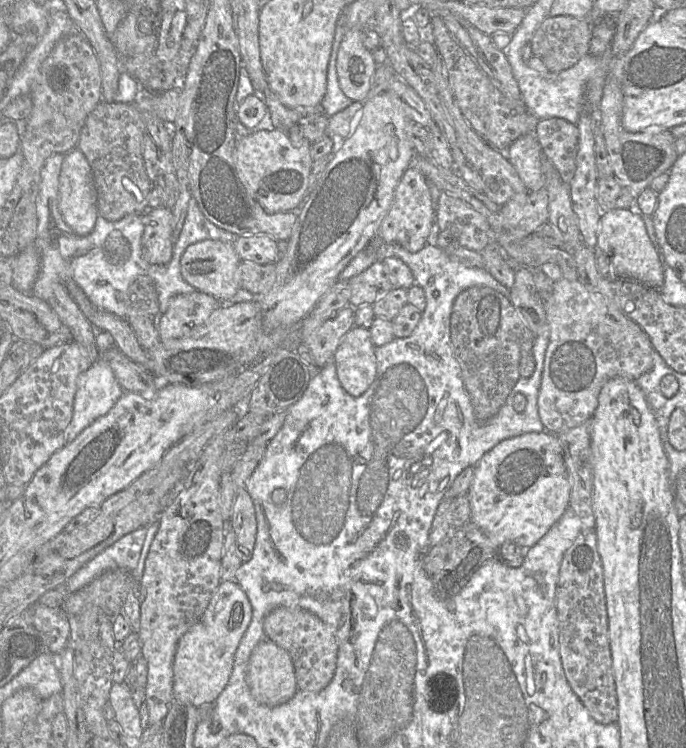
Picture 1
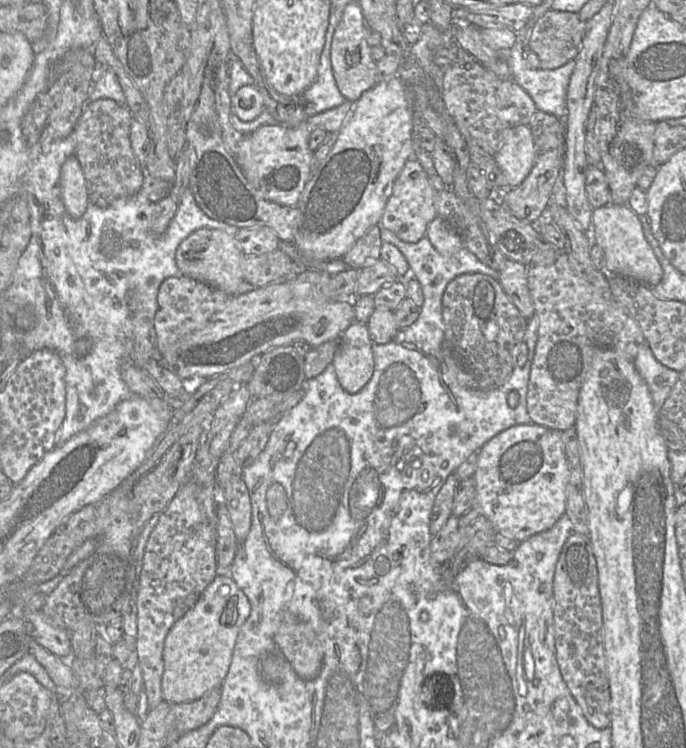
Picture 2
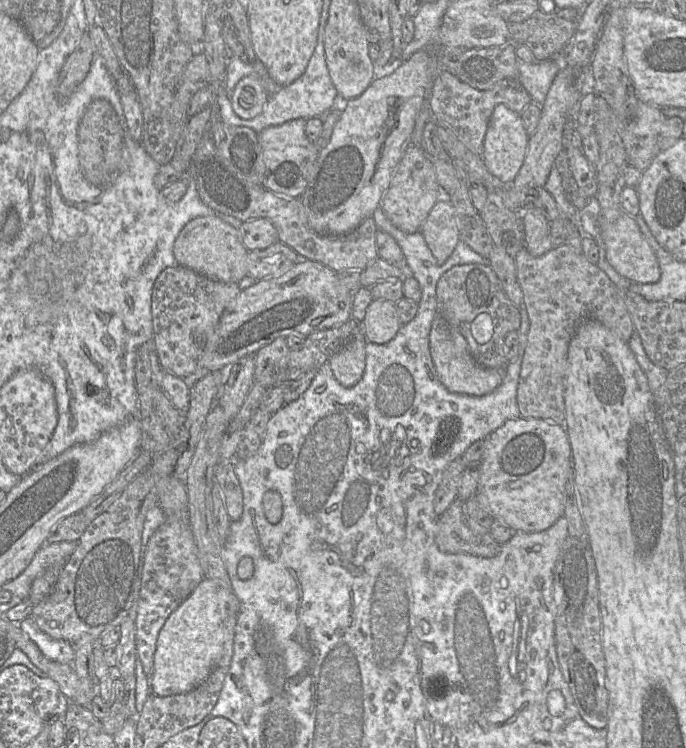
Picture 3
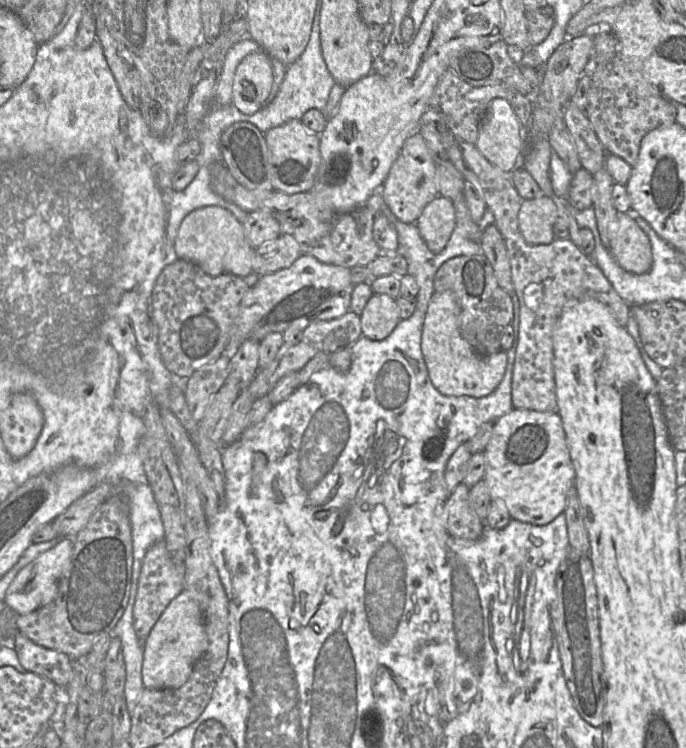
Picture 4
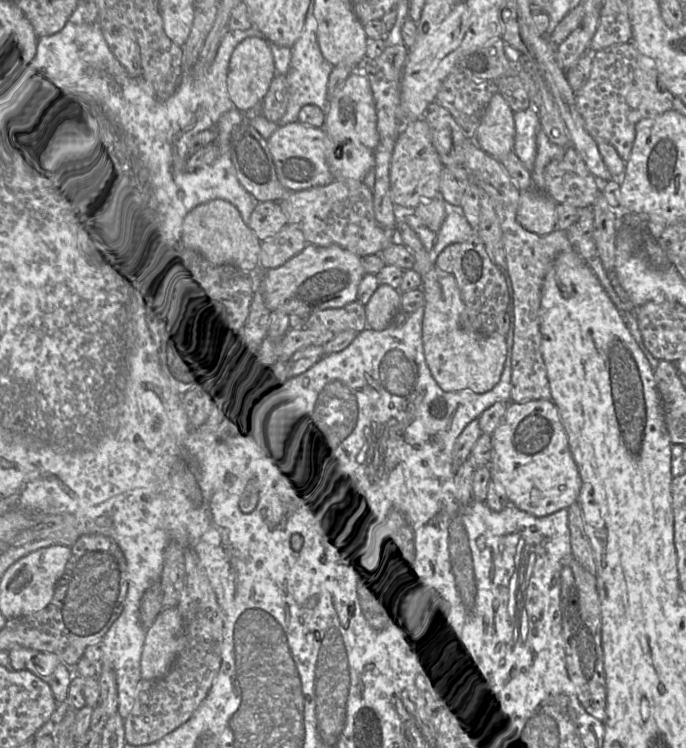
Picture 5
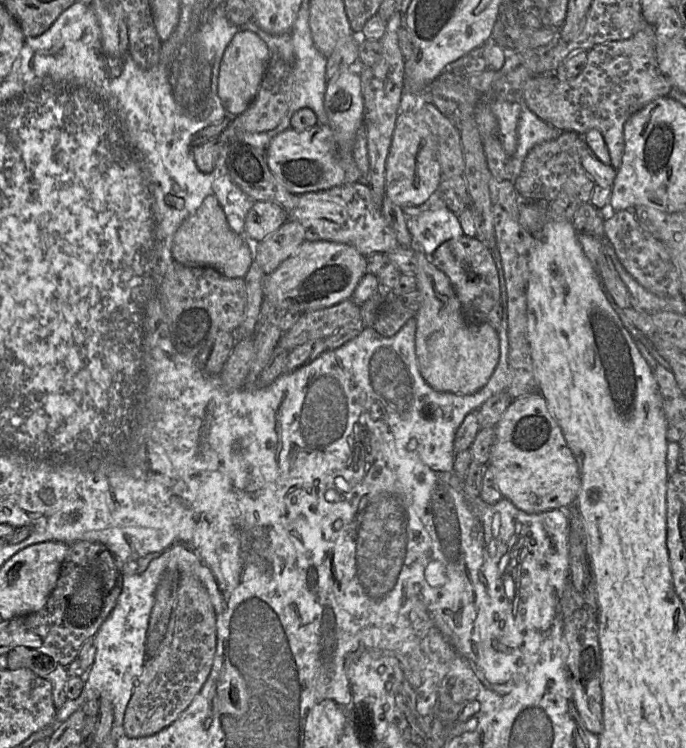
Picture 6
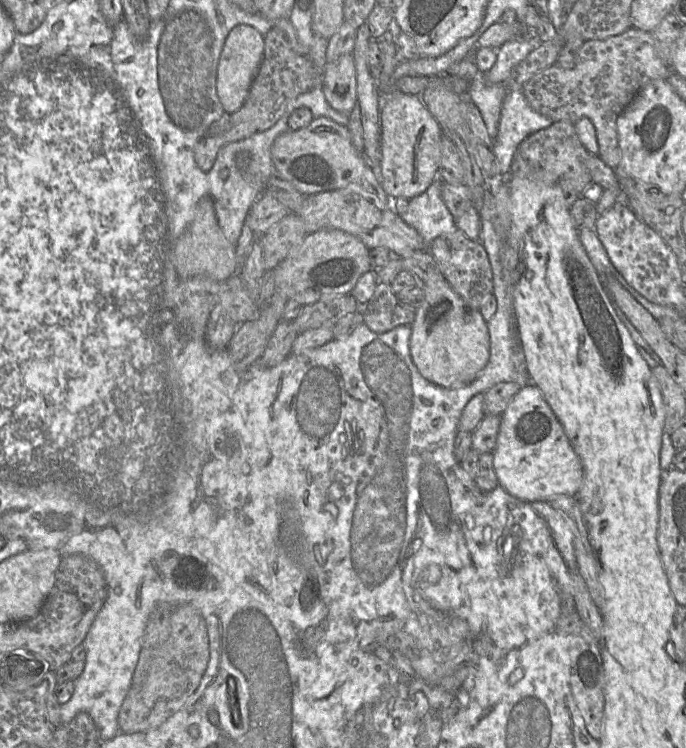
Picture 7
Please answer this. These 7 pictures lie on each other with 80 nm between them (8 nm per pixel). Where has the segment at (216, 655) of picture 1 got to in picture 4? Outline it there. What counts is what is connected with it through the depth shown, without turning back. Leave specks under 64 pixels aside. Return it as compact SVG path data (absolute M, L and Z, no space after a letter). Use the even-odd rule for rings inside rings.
M186 588L165 608L144 645L142 679L145 688L179 688L188 680L195 662L203 655L208 639L202 609Z

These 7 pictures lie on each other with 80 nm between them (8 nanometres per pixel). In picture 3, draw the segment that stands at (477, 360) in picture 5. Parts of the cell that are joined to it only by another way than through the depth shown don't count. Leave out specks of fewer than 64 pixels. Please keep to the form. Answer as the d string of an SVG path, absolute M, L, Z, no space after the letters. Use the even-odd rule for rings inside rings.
M440 315L432 324L429 334L431 357L441 383L453 393L484 396L493 392L502 382L506 368L481 366L471 354L463 335L449 325Z

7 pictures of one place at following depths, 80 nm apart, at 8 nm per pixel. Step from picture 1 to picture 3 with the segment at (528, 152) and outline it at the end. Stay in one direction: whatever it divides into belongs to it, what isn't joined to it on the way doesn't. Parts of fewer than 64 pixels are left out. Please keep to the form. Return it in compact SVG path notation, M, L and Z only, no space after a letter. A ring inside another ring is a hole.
M504 104L494 108L484 139L482 158L487 169L503 184L512 184L527 153L529 135L519 114Z

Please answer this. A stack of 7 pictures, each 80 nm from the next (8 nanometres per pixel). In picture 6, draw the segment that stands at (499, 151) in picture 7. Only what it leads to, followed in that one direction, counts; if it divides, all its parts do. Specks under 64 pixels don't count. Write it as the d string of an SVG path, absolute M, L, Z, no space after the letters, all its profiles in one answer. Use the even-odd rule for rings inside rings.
M522 102L517 124L516 151L510 156L507 172L513 177L517 176L528 152L535 145L556 138L560 132L551 124L540 119Z

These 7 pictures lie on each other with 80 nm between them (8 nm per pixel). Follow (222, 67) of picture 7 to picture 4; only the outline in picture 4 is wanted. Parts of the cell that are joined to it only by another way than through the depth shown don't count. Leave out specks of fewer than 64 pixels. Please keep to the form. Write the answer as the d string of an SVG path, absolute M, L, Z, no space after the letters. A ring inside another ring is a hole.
M262 49L248 54L235 71L232 104L243 114L255 114L269 98L273 81L271 57Z

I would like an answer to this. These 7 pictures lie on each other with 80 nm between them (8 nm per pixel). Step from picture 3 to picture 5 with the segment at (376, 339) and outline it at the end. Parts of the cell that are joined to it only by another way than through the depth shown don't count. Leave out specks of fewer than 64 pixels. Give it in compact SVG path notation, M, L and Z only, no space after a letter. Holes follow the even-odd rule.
M379 285L365 305L367 327L374 331L385 330L400 311L401 293L388 285Z

